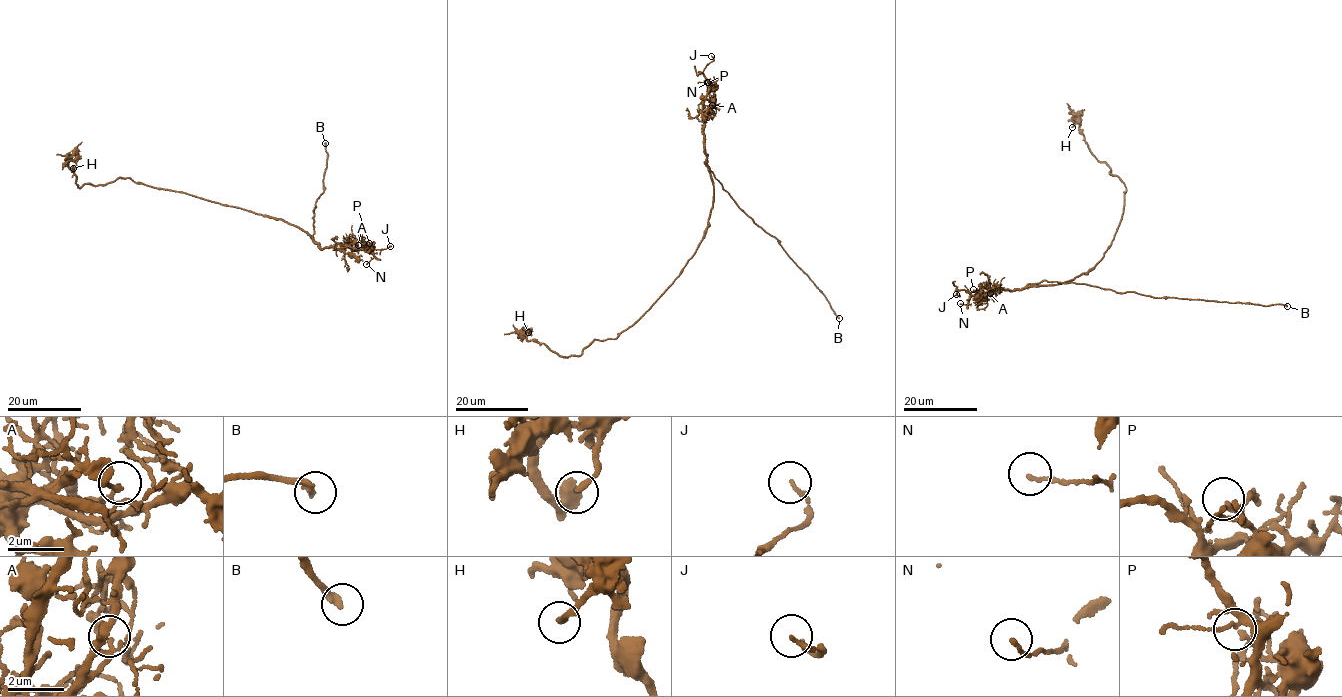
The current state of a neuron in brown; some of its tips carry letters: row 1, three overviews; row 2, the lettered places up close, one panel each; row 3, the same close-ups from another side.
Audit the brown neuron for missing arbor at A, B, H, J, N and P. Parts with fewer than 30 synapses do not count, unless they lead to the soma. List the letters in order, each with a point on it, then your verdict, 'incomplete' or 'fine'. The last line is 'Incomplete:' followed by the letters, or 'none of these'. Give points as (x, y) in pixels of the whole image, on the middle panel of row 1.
A: place (712, 105); fine
B: place (839, 318); incomplete
H: place (528, 332); fine
J: place (711, 56); fine
N: place (708, 82); fine
P: place (707, 82); fine
Incomplete: B

